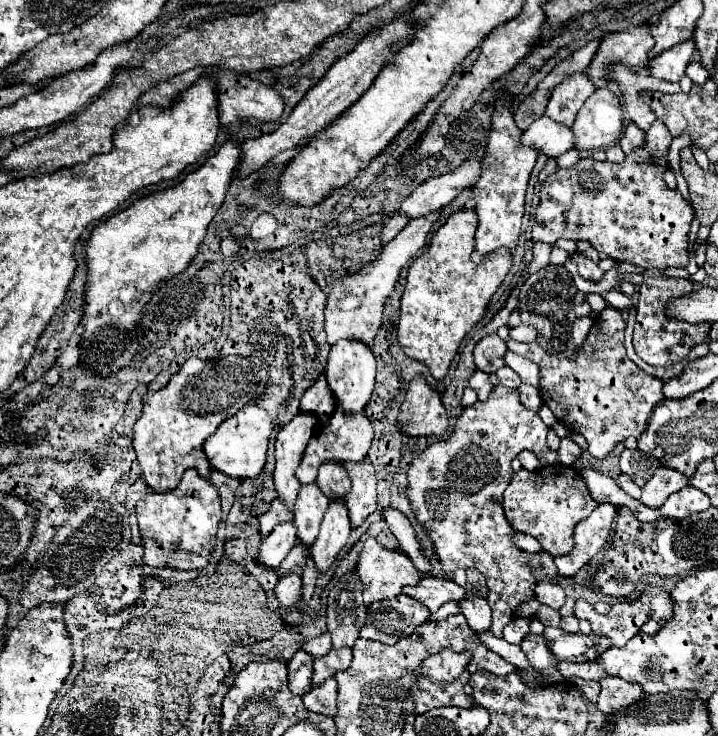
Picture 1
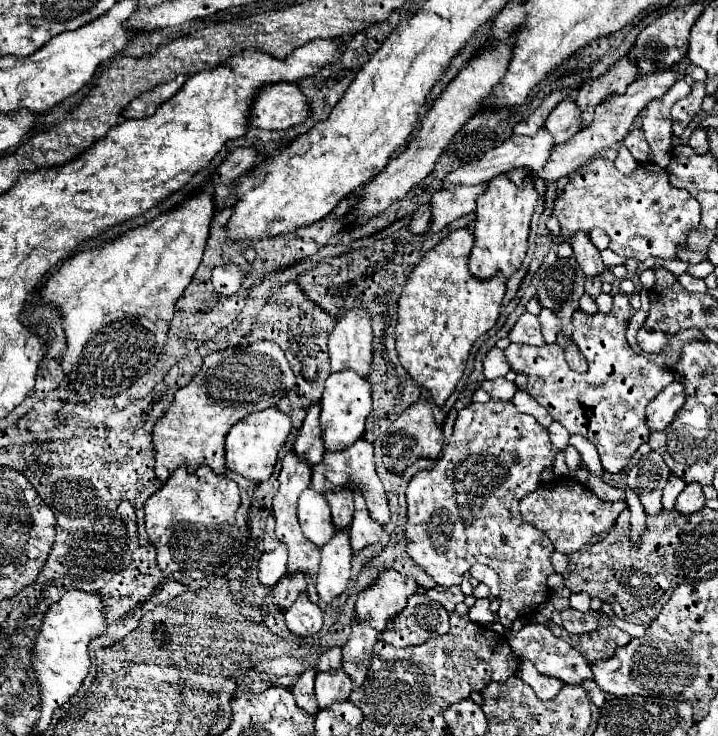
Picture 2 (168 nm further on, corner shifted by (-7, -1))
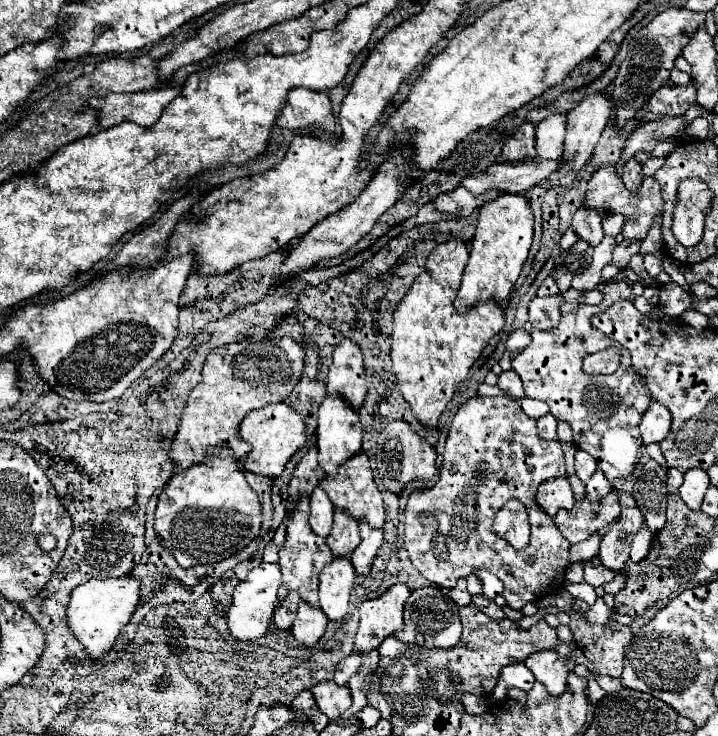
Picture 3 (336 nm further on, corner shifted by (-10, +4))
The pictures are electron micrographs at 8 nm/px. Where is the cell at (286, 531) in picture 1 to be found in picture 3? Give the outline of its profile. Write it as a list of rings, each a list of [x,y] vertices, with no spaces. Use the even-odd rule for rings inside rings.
[[[260,563],[256,569],[252,569],[248,573],[246,581],[236,585],[236,589],[232,593],[232,605],[226,613],[228,631],[230,631],[230,637],[234,641],[254,643],[260,637],[264,637],[264,633],[272,625],[272,615],[274,615],[274,609],[278,605],[278,599],[276,599],[278,587],[280,587],[280,569],[276,563],[272,563],[272,565]]]

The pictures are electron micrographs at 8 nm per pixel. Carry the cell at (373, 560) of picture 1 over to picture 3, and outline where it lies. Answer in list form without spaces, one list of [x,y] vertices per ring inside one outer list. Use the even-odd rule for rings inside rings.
[[[392,585],[378,599],[360,605],[360,627],[354,641],[356,653],[376,649],[388,635],[404,629],[402,609],[410,591],[406,585]]]

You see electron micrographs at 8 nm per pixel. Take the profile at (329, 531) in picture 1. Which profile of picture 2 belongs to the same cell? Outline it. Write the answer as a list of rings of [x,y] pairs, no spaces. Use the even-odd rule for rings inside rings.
[[[337,530],[333,538],[321,546],[321,564],[315,584],[321,600],[331,602],[347,588],[347,580],[351,576],[351,554],[353,550],[347,530]]]

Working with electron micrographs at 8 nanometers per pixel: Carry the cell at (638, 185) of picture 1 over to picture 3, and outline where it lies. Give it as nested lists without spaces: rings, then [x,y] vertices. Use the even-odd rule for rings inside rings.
[[[608,165],[608,167],[598,169],[592,175],[592,179],[588,181],[588,191],[586,191],[584,205],[588,205],[588,209],[596,209],[598,213],[622,213],[622,215],[626,215],[628,221],[626,221],[626,225],[622,229],[624,239],[628,239],[628,241],[638,239],[640,241],[640,239],[646,237],[654,215],[658,215],[662,211],[664,199],[662,199],[662,193],[660,193],[660,185],[658,185],[658,181],[654,177],[644,179],[644,183],[640,187],[640,193],[628,193],[622,179],[616,175],[614,167]]]

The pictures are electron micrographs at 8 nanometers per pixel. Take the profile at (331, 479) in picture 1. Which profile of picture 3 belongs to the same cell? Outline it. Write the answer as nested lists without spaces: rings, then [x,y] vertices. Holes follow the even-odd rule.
[[[336,509],[332,533],[326,537],[326,543],[332,549],[334,557],[348,557],[360,545],[358,521],[352,521],[352,517],[344,517],[344,513]]]

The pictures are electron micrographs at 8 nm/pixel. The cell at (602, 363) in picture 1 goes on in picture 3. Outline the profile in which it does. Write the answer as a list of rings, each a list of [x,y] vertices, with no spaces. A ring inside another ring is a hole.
[[[608,281],[598,289],[604,295],[600,305],[578,305],[574,313],[560,317],[558,327],[548,331],[532,329],[532,343],[512,361],[512,369],[520,375],[526,397],[546,401],[556,419],[568,421],[574,431],[574,445],[590,453],[606,479],[614,481],[628,477],[642,457],[638,425],[652,399],[648,397],[648,389],[640,385],[636,373],[632,373],[628,351],[618,343],[612,345],[612,341],[598,329],[592,329],[590,323],[590,319],[608,309],[612,301],[632,299],[630,285],[626,281]],[[606,347],[620,349],[622,363],[618,371],[612,375],[586,375],[582,371],[582,359]]]

